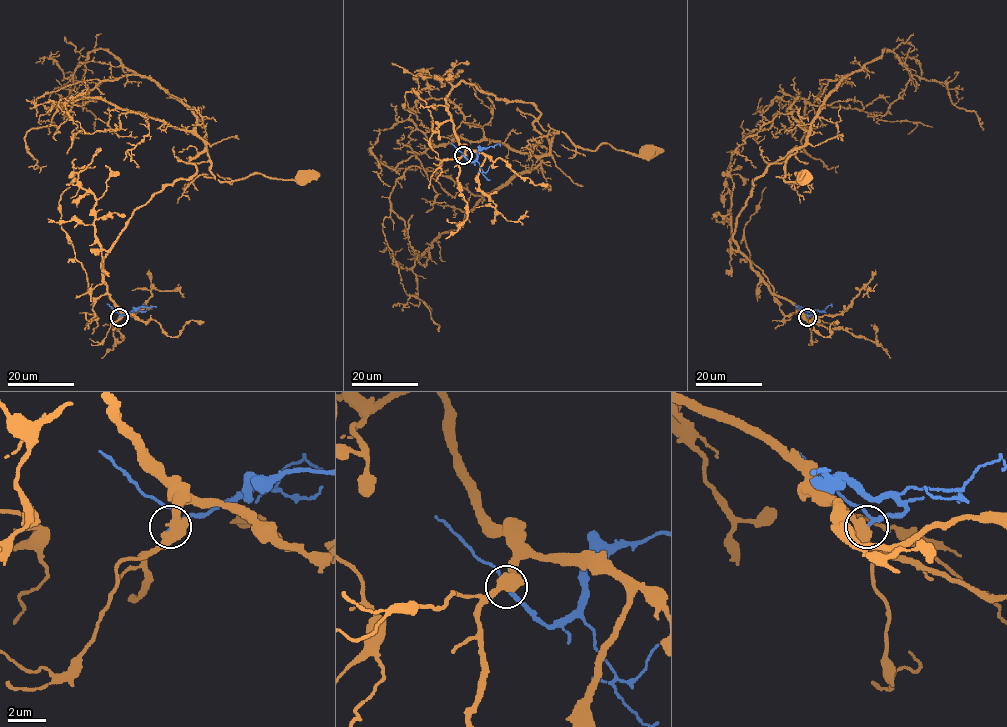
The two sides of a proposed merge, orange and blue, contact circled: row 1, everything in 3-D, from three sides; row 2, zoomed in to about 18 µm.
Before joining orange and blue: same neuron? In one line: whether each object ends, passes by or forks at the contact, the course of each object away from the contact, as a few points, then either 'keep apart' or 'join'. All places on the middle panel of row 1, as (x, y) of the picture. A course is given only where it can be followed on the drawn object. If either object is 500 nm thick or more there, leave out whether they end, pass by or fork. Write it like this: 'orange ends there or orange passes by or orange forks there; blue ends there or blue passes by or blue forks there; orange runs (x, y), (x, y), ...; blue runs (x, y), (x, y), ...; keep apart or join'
orange runs (463, 156), (446, 99), (460, 81), (531, 103), (540, 126), (574, 144), (647, 149); blue runs (463, 155), (472, 162), (483, 149), (497, 144), (500, 146); keep apart

